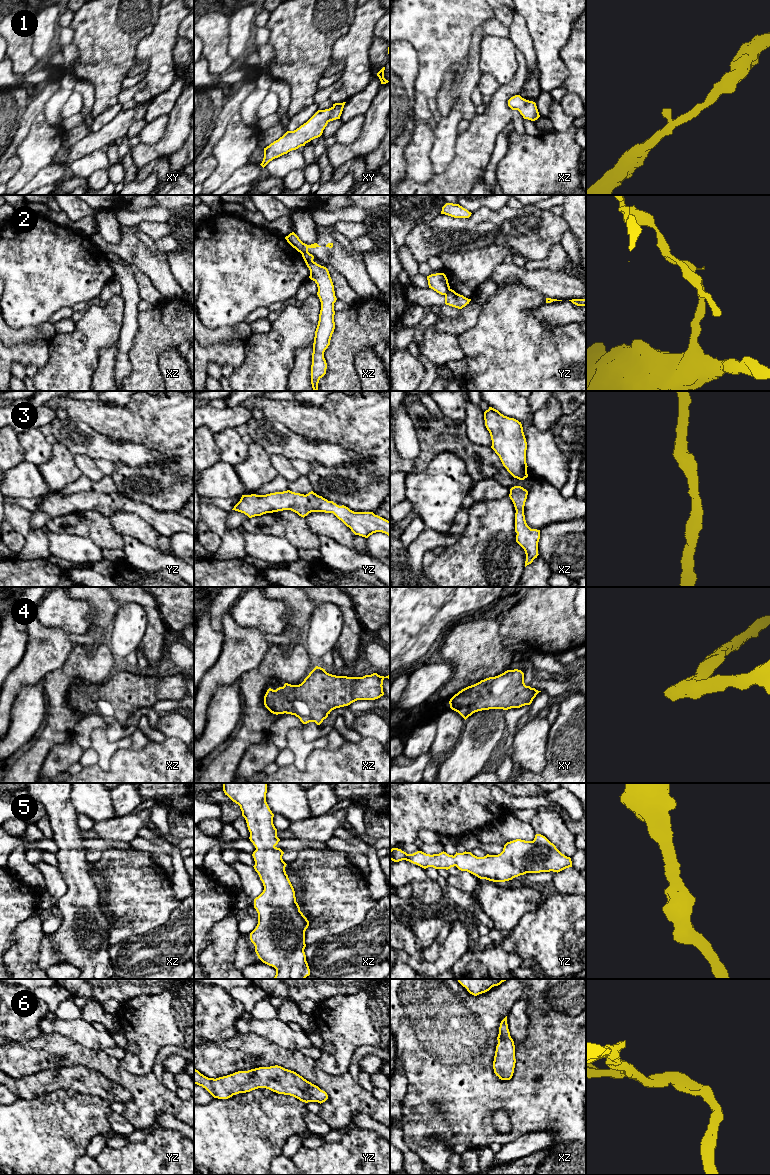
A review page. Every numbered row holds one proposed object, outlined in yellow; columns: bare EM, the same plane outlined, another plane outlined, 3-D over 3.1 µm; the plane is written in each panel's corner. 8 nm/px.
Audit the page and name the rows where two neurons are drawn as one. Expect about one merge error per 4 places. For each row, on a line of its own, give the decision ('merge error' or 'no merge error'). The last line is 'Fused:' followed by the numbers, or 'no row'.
1: no merge error
2: merge error
3: no merge error
4: no merge error
5: no merge error
6: no merge error
Fused: 2

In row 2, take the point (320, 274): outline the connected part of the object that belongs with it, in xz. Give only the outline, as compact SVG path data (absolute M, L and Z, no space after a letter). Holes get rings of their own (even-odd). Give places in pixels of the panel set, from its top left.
M309 252L301 254L310 270L309 278L317 284L317 295L321 302L319 321L313 343L311 365L312 388L314 391L318 391L319 380L326 374L327 363L324 358L324 352L330 345L330 340L335 329L334 303L337 298L328 269L314 262L314 256Z

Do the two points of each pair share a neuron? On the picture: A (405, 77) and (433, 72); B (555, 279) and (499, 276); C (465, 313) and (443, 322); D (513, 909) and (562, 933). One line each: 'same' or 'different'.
A: different
B: same
C: same
D: different

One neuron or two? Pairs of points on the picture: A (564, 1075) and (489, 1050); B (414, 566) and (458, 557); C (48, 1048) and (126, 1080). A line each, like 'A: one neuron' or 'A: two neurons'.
A: one neuron
B: two neurons
C: one neuron

